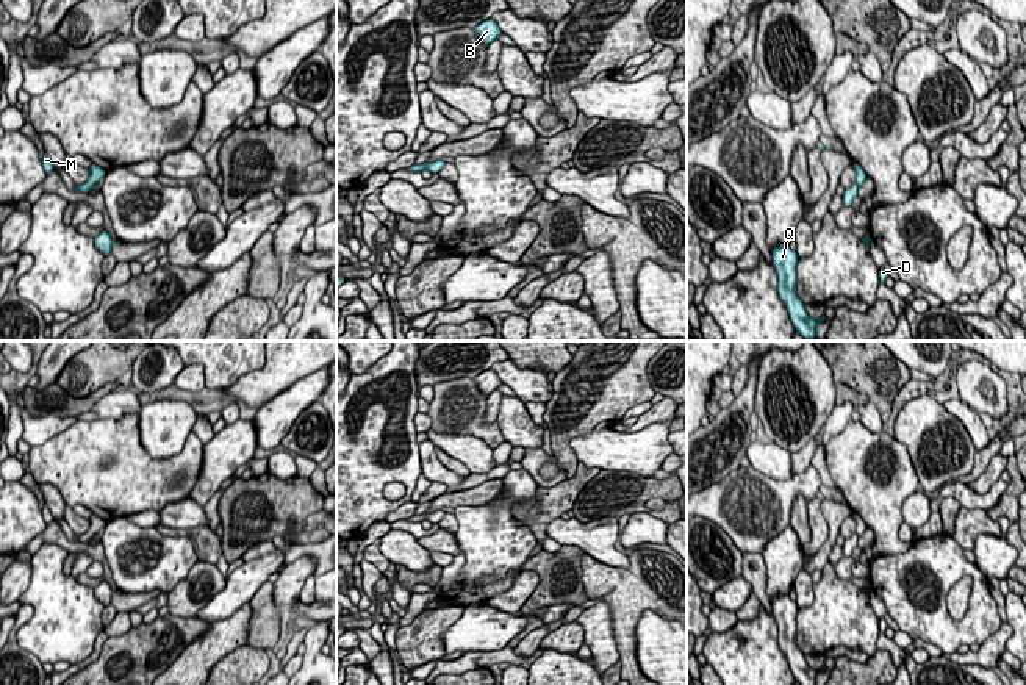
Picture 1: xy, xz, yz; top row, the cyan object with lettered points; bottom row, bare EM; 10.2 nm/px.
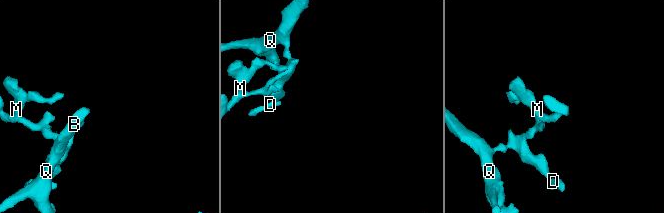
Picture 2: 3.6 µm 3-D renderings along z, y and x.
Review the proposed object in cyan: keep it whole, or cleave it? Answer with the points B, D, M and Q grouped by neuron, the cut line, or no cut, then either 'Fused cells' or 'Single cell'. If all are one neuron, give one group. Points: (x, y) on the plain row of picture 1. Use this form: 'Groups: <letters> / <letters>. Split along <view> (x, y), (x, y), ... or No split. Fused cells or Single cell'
Groups: B D Q / M. Split along yz (856, 532), (857, 537). Fused cells

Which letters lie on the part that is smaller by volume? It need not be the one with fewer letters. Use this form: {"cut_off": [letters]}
{"cut_off": ["B", "D", "Q"]}

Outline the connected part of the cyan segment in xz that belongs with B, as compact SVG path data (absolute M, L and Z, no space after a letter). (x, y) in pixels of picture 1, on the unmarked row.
M493 369L483 371L475 378L477 388L483 396L490 396L494 389L497 389L502 382L496 375Z

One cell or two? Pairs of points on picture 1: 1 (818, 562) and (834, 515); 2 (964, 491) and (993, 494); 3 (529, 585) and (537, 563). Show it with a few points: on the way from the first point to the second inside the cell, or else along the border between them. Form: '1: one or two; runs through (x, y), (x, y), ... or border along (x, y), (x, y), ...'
1: one; runs through (825, 551), (832, 540), (834, 526)
2: one; runs through (972, 499), (986, 499)
3: two; border along (532, 570), (538, 576), (538, 585), (521, 606)

